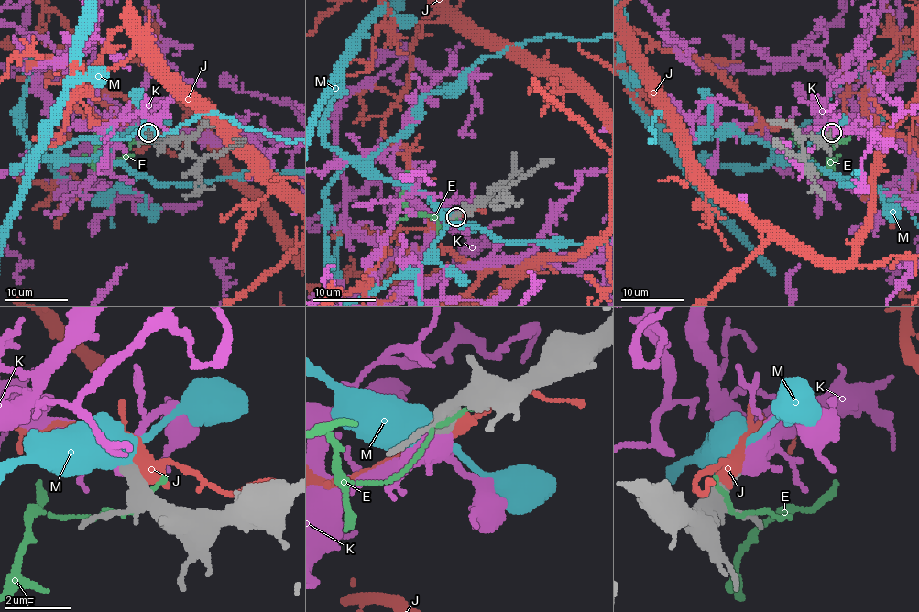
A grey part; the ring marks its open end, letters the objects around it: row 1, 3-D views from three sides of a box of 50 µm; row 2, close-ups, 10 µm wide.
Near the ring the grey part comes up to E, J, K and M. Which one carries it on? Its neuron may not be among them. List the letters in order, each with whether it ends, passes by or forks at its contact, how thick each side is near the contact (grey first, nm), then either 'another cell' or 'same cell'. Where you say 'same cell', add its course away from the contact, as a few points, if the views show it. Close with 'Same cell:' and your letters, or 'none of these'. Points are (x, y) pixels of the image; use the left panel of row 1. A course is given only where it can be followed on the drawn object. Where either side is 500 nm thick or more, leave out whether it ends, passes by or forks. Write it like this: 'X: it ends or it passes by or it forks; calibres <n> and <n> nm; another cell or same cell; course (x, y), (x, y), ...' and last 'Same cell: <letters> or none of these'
E: it ends; calibres 380 and 150 nm; another cell
J: it passes by; calibres 360 and 380 nm; another cell
K: it forks; calibres 480 and 380 nm; same cell
M: it passes by; calibres 480 and 480 nm; another cell
Same cell: K

